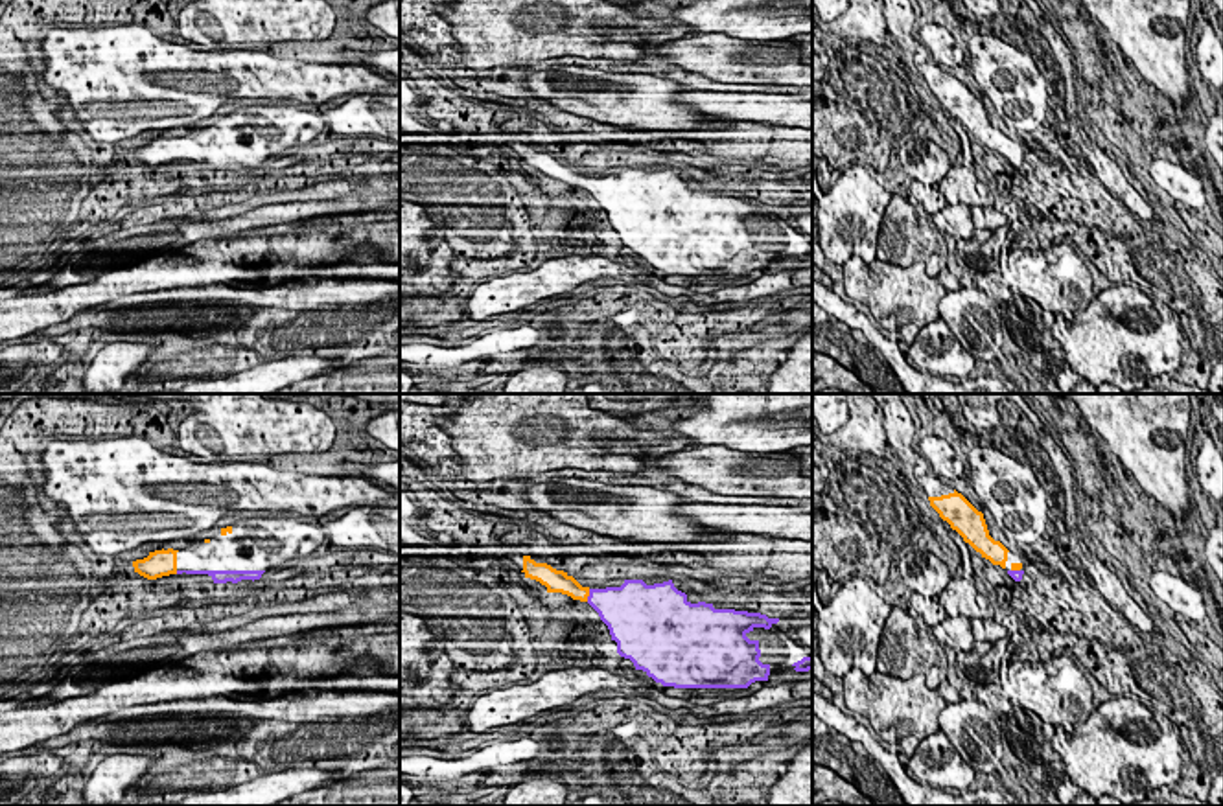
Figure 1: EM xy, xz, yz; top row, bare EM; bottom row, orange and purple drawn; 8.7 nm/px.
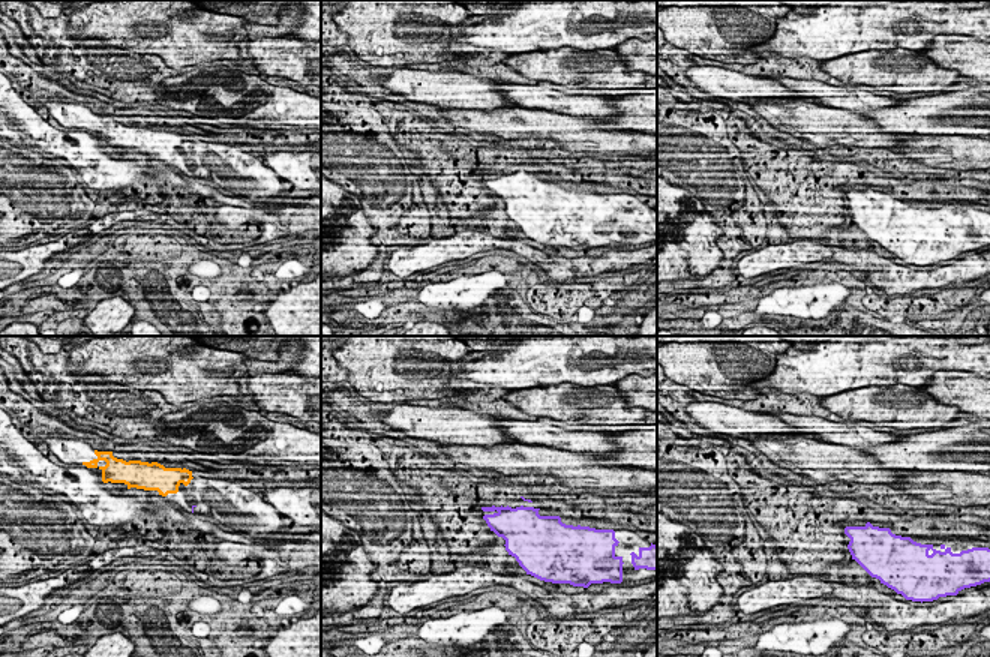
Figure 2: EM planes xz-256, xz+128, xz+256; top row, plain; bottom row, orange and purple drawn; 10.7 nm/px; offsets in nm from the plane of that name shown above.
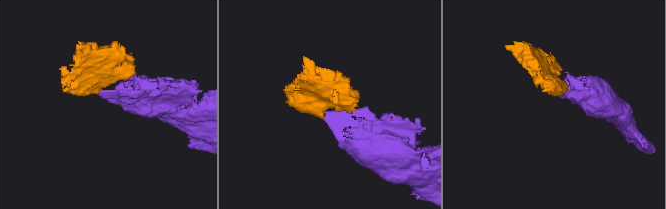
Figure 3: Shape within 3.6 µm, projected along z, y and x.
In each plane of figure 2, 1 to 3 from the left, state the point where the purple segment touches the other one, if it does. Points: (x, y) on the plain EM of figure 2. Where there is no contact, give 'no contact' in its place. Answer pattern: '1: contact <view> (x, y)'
1: no contact
2: no contact
3: no contact

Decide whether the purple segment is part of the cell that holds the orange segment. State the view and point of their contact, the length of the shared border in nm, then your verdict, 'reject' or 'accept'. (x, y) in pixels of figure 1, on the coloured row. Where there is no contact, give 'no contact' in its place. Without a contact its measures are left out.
meets orange in xz at (588, 595); contact 120 nm long; accept

